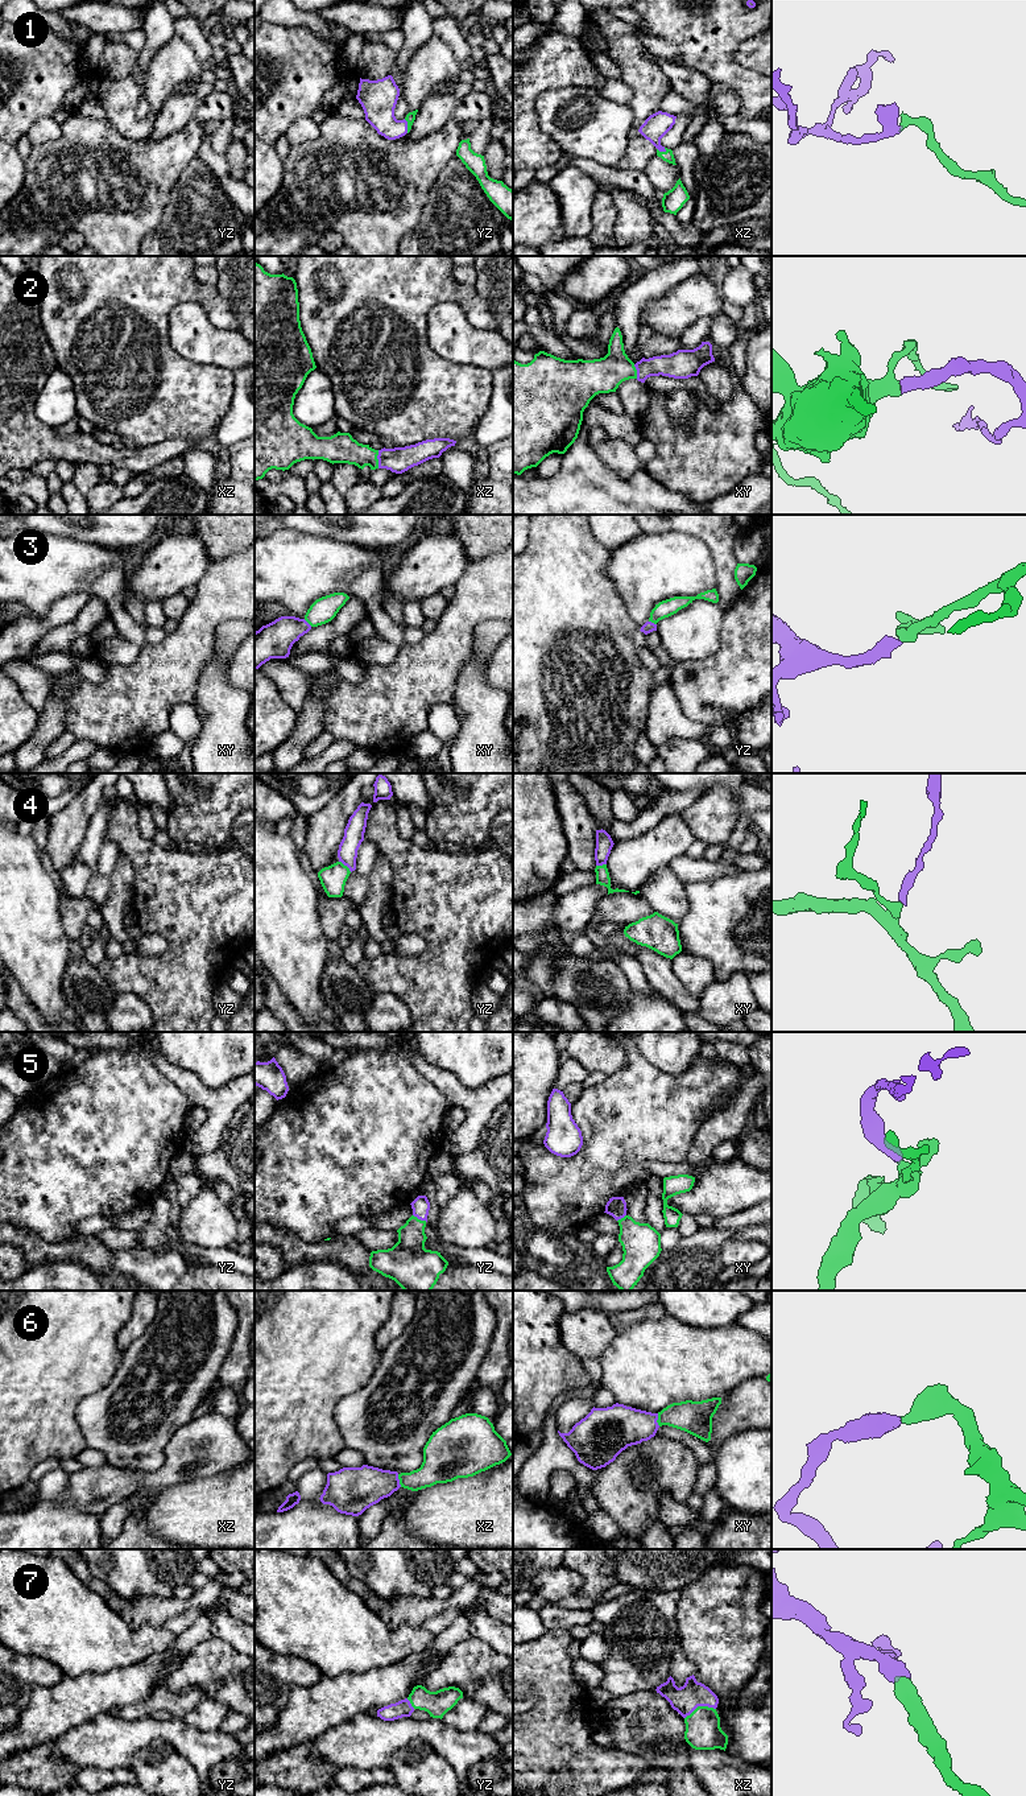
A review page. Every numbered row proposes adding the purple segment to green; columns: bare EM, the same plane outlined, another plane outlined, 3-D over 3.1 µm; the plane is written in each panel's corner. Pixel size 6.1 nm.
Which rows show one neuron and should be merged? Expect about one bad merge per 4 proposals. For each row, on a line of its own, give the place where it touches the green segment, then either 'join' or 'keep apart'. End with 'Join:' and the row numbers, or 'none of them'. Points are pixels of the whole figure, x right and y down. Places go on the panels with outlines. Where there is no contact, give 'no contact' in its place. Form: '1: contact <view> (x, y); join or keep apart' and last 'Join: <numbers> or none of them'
1: contact yz (408, 126); join
2: contact xz (377, 459); join
3: contact xy (307, 622); join
4: contact yz (346, 866); keep apart
5: contact yz (420, 1219); join
6: contact xz (400, 1481); join
7: contact xz (699, 1706); join
Join: 1, 2, 3, 5, 6, 7

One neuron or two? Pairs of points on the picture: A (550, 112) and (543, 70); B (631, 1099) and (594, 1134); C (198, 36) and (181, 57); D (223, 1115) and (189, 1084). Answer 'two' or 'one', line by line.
A: two
B: one
C: two
D: one

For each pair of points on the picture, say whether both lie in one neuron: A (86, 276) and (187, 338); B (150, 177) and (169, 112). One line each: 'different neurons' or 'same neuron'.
A: different neurons
B: different neurons

